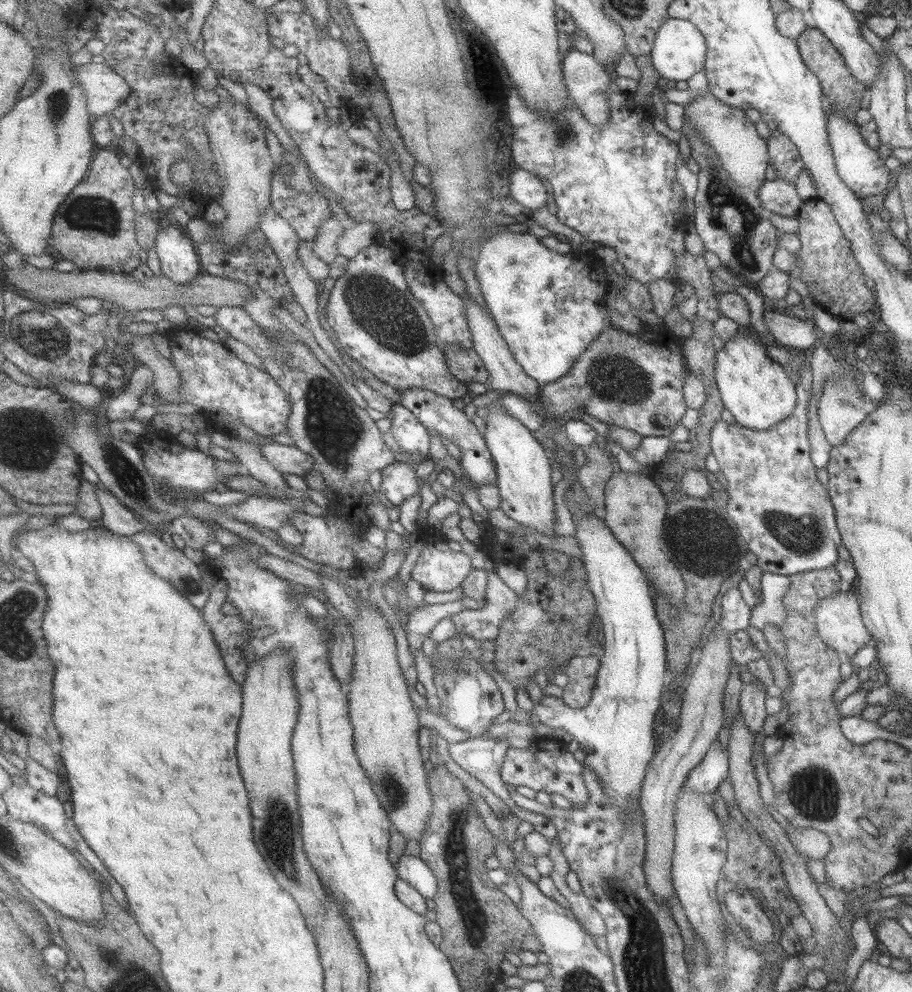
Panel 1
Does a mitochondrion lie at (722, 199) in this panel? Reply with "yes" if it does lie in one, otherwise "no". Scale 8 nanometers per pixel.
yes

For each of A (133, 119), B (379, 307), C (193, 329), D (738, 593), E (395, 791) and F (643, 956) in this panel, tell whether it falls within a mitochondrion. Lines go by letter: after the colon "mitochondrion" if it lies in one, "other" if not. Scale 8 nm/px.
A: other
B: mitochondrion
C: other
D: other
E: mitochondrion
F: mitochondrion

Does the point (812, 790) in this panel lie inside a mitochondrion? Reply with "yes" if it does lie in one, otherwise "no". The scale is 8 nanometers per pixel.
yes

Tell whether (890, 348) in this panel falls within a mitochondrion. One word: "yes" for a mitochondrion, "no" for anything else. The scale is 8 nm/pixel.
no

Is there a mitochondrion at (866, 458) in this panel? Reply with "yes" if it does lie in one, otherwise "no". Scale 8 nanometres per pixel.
no

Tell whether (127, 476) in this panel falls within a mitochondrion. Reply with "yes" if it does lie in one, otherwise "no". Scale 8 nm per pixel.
yes

